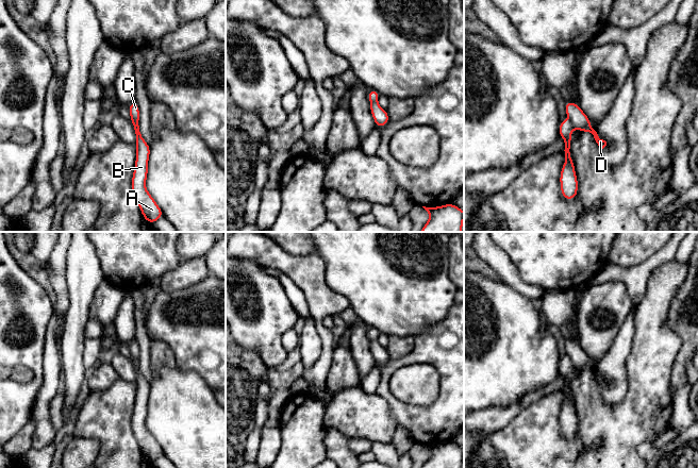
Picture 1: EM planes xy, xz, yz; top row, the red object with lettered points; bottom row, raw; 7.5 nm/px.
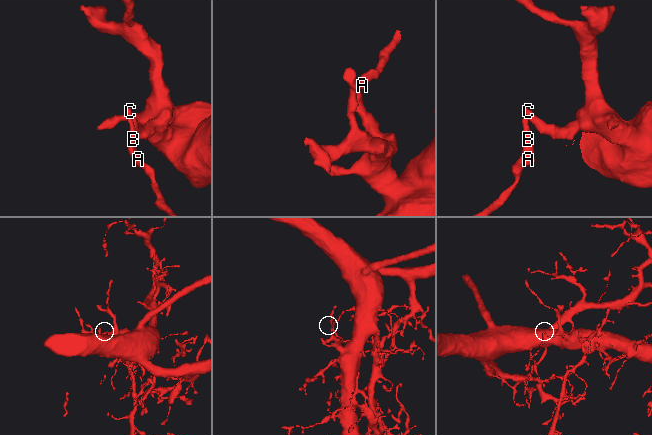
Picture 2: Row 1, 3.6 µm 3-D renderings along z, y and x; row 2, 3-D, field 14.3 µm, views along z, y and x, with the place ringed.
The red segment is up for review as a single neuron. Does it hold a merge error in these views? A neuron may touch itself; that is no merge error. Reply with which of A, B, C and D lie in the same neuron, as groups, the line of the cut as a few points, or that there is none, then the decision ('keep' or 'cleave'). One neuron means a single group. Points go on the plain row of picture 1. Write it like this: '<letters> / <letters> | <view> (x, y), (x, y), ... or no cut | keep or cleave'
A B / C D | xy (130, 358), (137, 364) | cleave

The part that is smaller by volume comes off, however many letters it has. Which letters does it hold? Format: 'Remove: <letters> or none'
Remove: A, B

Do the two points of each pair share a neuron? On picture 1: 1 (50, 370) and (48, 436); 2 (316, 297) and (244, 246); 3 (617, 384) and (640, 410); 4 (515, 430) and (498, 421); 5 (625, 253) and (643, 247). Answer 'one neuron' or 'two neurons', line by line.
1: one neuron
2: one neuron
3: two neurons
4: two neurons
5: one neuron

